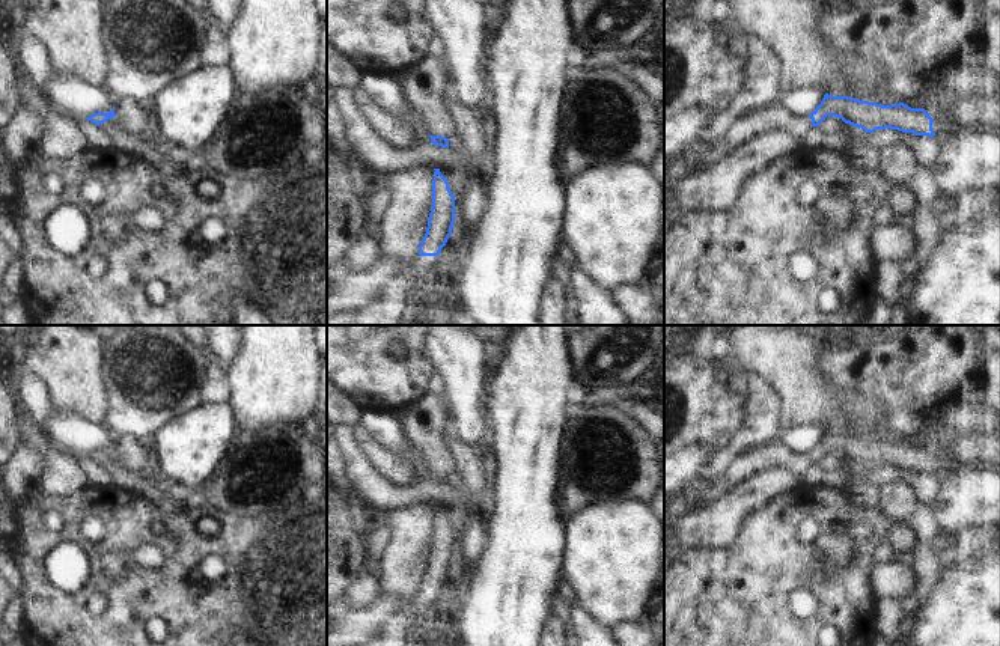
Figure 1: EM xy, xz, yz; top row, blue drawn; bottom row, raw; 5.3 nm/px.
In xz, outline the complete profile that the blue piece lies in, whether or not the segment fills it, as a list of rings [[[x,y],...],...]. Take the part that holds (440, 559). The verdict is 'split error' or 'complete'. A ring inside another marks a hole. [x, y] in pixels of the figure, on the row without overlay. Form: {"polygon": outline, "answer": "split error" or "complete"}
{"polygon": [[[440,506],[434,507],[431,551],[414,604],[408,613],[396,613],[389,617],[377,637],[360,646],[407,646],[407,628],[413,623],[413,617],[432,611],[437,593],[452,572],[455,560],[455,533]]], "answer": "split error"}

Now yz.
{"polygon": [[[825,431],[821,441],[810,452],[795,452],[782,440],[774,440],[758,449],[750,449],[739,458],[733,459],[729,470],[720,477],[709,494],[690,492],[681,498],[679,492],[664,495],[667,503],[675,507],[700,507],[712,498],[720,498],[741,483],[770,467],[783,467],[794,476],[803,479],[813,464],[827,455],[840,455],[845,461],[861,465],[866,470],[877,467],[898,467],[916,473],[934,474],[943,467],[925,446],[911,446],[904,440],[883,443],[869,438],[860,438],[851,434],[833,434]]], "answer": "split error"}

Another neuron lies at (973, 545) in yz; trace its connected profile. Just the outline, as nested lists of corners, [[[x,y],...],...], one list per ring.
[[[974,527],[958,535],[938,532],[932,542],[932,551],[943,566],[976,565],[992,554],[997,542],[1000,542],[1000,527]]]

